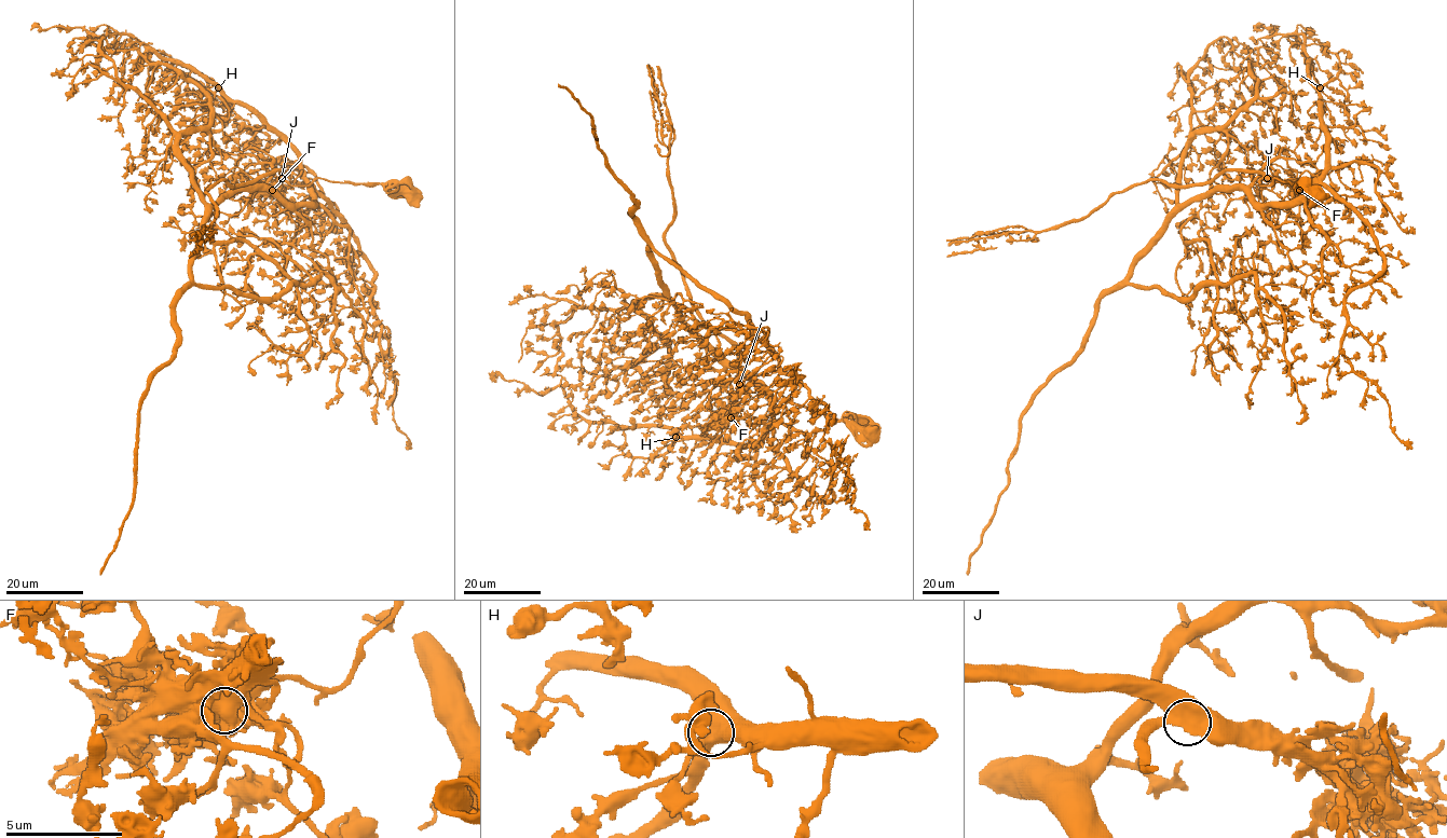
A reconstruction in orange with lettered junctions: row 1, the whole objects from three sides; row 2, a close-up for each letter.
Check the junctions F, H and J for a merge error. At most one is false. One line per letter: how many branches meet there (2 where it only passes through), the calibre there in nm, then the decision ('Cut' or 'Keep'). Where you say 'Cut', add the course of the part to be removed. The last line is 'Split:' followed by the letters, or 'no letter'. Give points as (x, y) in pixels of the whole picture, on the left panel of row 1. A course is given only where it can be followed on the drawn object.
F: Branches: 3. Thickness 600 nm. Cut. Course of the part to remove: (272, 190), (278, 169), (234, 186), (219, 180), (207, 191), (215, 205), (210, 231), (203, 227), (189, 257)
H: Branches: 3. Thickness 500 nm. Keep
J: Branches: 3. Thickness 550 nm. Keep
Split: F

